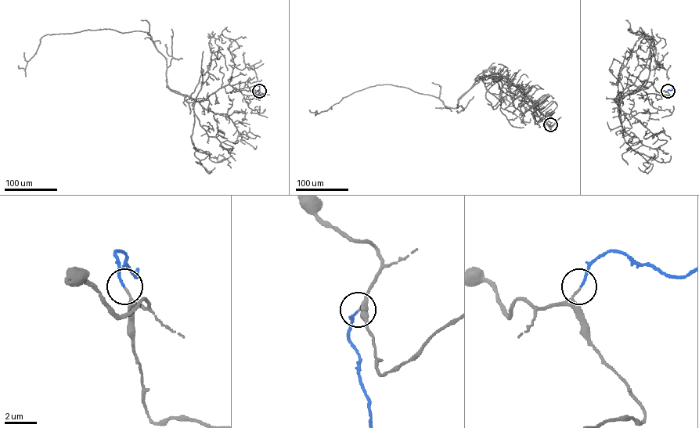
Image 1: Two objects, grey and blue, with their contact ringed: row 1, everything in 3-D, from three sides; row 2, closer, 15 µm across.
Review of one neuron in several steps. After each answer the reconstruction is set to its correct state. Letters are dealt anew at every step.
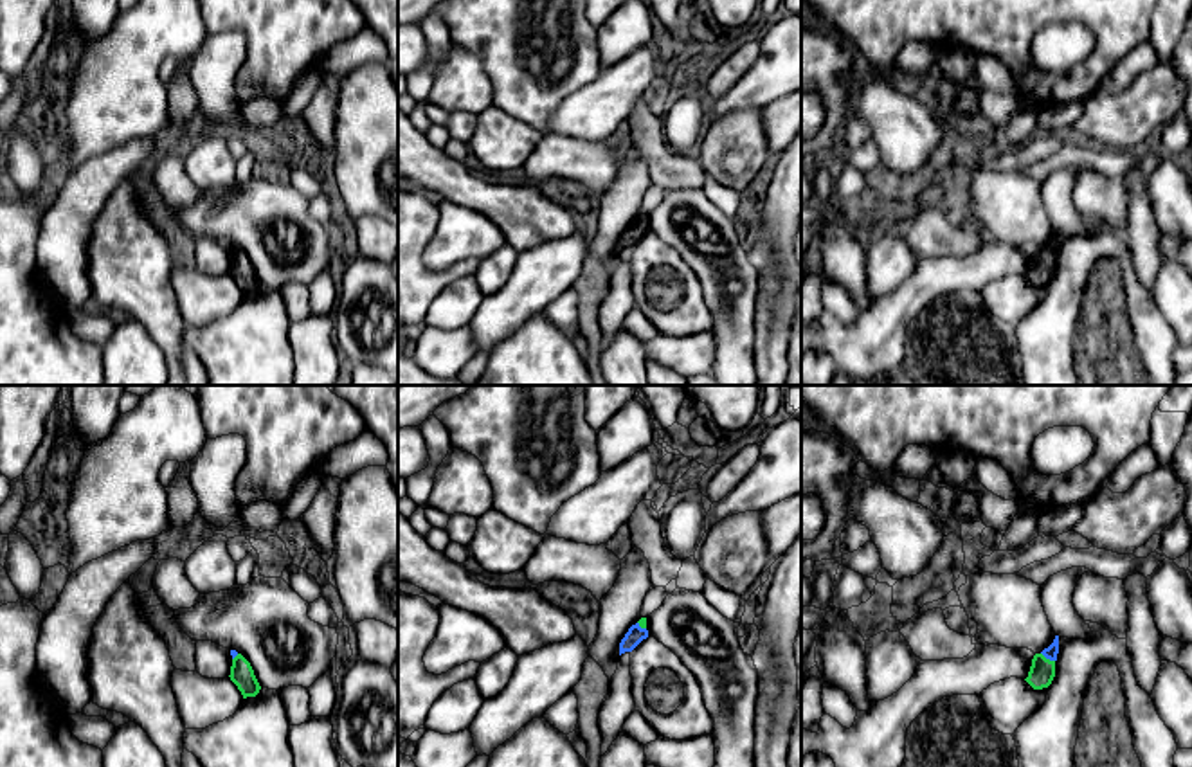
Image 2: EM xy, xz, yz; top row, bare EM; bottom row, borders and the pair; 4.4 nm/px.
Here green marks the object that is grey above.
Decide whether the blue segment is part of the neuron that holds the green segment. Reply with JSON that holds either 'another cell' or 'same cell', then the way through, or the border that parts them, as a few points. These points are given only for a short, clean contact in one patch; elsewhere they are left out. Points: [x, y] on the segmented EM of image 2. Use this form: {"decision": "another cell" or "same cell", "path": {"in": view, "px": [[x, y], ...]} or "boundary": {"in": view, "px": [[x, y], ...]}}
{"decision": "same cell", "path": {"in": "yz", "px": [[1041, 674], [1048, 659], [1052, 650]]}}

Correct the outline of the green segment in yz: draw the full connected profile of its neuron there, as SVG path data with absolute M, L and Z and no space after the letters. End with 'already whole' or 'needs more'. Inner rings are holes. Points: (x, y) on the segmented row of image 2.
M1059 636L1041 654L1035 654L1028 677L1025 679L1034 690L1048 688L1055 677L1055 661L1059 654Z | needs more

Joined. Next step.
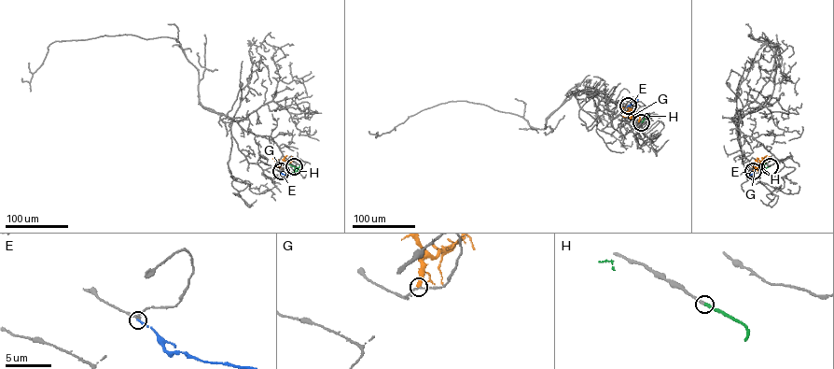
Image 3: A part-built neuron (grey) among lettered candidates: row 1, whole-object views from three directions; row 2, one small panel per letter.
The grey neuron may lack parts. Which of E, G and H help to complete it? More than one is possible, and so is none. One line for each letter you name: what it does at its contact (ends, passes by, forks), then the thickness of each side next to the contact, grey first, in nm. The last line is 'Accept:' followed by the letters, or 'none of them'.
H: it ends | 220/280 nm
Accept: H

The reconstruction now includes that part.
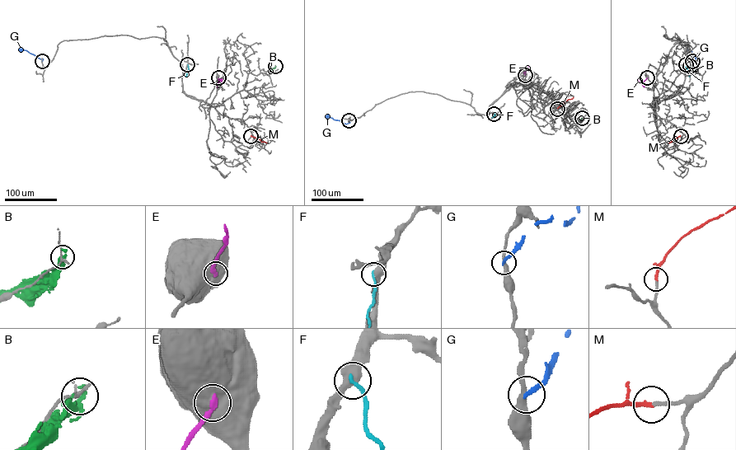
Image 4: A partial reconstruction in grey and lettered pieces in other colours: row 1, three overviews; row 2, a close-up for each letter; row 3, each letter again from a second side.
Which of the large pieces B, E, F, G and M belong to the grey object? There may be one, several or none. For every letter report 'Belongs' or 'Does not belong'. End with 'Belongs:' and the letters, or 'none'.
B: Does not belong
E: Does not belong
F: Does not belong
G: Does not belong
M: Belongs
Belongs: M

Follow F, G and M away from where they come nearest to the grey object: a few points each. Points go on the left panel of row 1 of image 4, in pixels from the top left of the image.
F: (187, 64), (185, 76)
G: (42, 61), (43, 58), (22, 50)
M: (250, 136), (266, 142)

